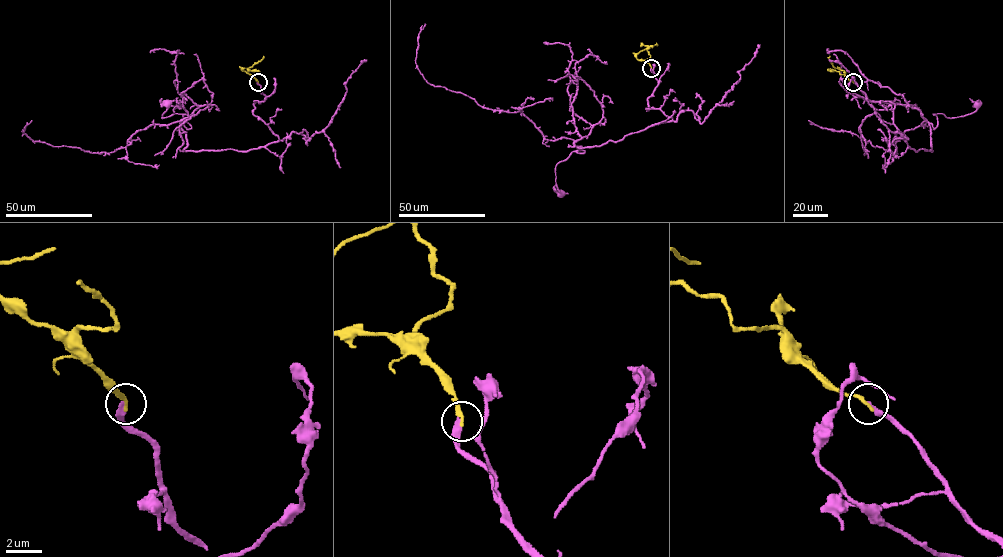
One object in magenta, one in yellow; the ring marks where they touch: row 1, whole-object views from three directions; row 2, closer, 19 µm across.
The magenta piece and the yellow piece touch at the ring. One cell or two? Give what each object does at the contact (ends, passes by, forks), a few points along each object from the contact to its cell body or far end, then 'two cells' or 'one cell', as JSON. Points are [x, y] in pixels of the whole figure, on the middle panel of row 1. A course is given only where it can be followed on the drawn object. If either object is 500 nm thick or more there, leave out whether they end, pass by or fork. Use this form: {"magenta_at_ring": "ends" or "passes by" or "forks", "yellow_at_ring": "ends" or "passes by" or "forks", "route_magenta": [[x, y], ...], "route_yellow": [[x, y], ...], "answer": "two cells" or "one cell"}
{"magenta_at_ring": "ends", "yellow_at_ring": "ends", "route_magenta": [[651, 68], [659, 82], [647, 110], [671, 120], [616, 142], [574, 145], [585, 152], [556, 166], [561, 192]], "route_yellow": [[651, 68], [636, 55], [657, 45]], "answer": "one cell"}

